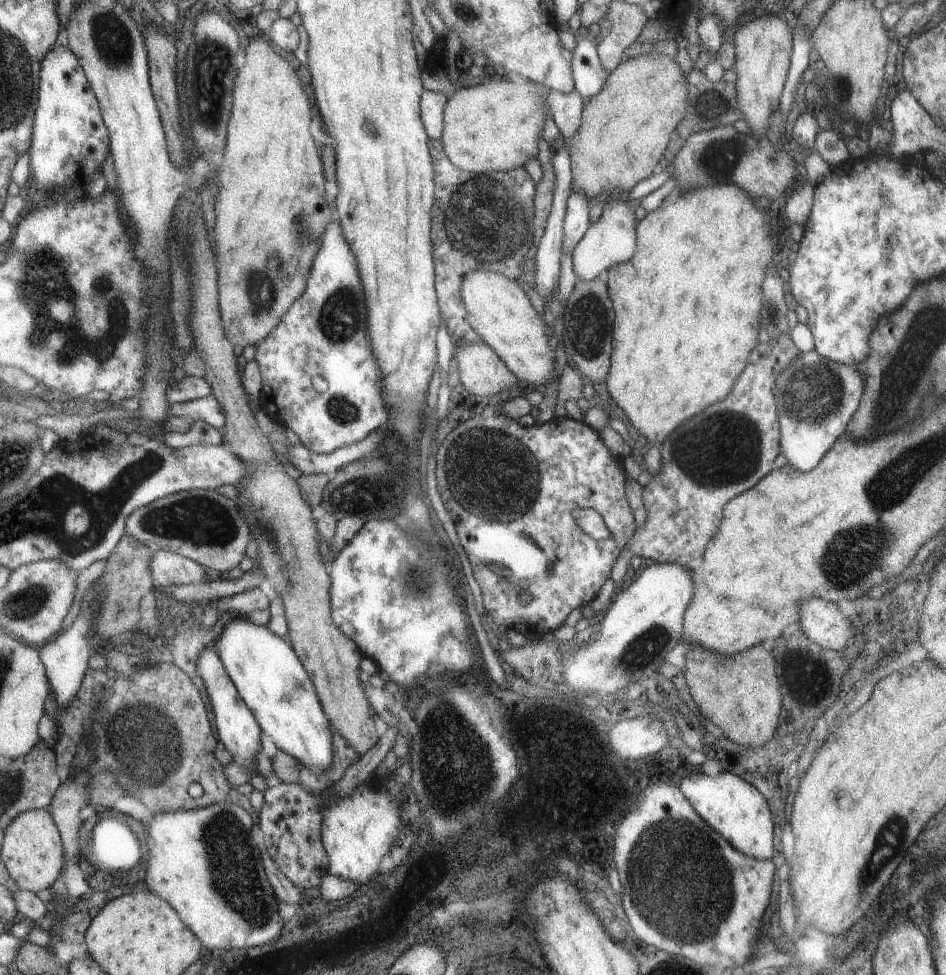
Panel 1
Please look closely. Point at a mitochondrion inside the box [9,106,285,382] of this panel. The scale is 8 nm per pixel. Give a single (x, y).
(43, 279)

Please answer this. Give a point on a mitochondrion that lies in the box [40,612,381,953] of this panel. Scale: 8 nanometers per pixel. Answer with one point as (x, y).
(236, 875)

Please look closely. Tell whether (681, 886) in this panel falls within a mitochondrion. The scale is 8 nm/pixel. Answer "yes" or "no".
yes

